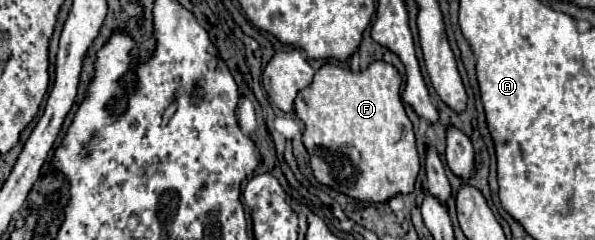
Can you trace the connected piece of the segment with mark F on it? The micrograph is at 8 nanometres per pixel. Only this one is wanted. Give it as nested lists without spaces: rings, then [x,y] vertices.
[[[374,61],[358,73],[334,63],[324,63],[316,71],[314,81],[296,95],[294,111],[306,125],[302,141],[310,153],[314,177],[320,183],[348,197],[372,203],[384,203],[398,193],[410,193],[414,189],[416,175],[420,171],[420,157],[416,151],[412,123],[400,99],[400,85],[400,73],[386,61]]]

